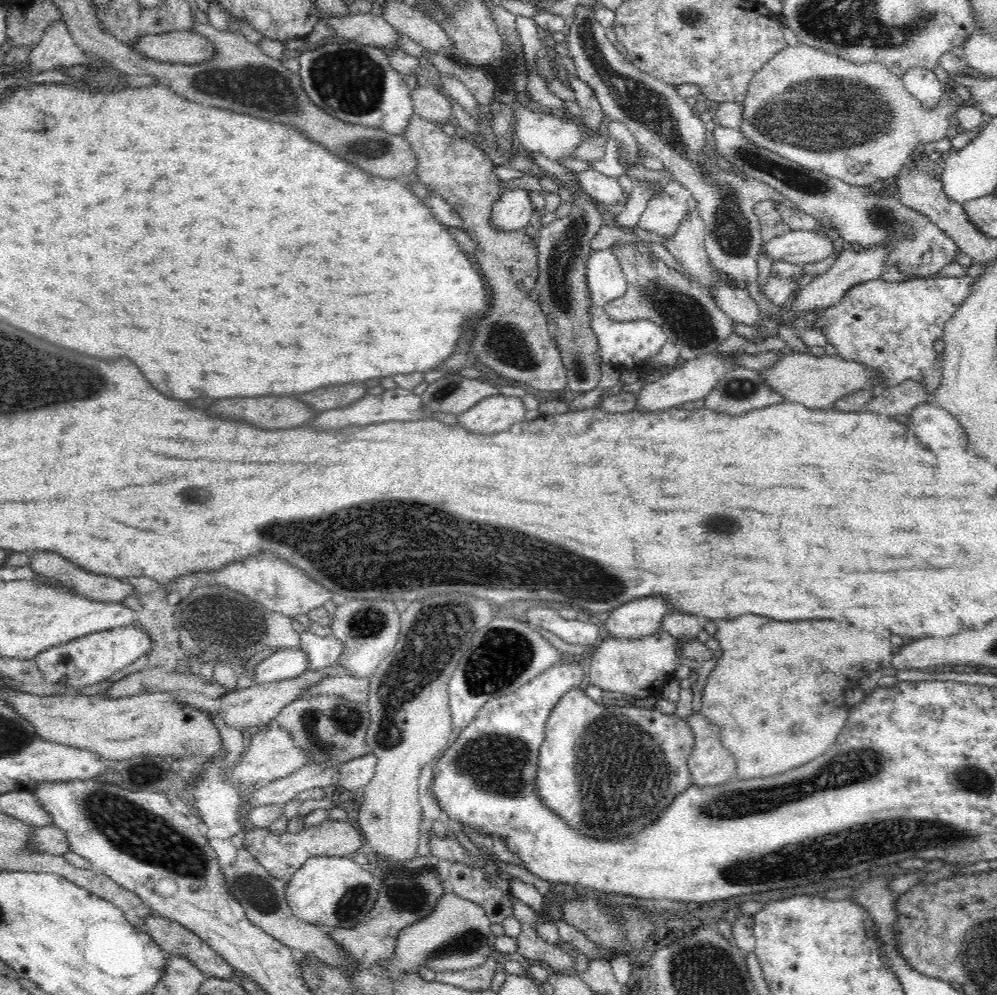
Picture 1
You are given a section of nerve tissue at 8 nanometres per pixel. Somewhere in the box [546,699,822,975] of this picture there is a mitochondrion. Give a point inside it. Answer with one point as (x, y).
(623, 775)

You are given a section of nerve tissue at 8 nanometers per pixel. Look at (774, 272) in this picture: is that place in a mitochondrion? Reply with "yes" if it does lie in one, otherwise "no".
no

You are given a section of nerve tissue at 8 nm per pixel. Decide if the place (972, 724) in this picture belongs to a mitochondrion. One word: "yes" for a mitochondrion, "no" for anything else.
no

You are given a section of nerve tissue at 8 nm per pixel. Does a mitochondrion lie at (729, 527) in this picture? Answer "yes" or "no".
yes

